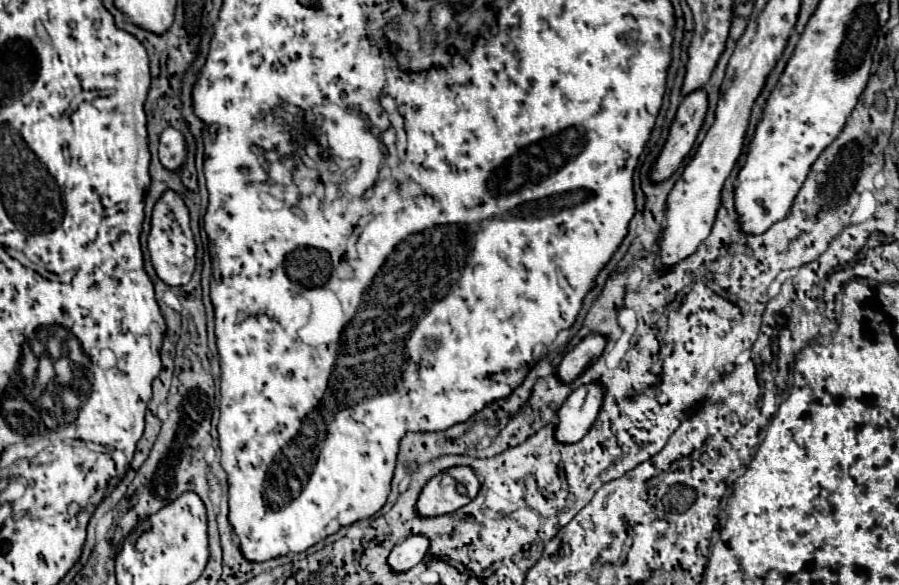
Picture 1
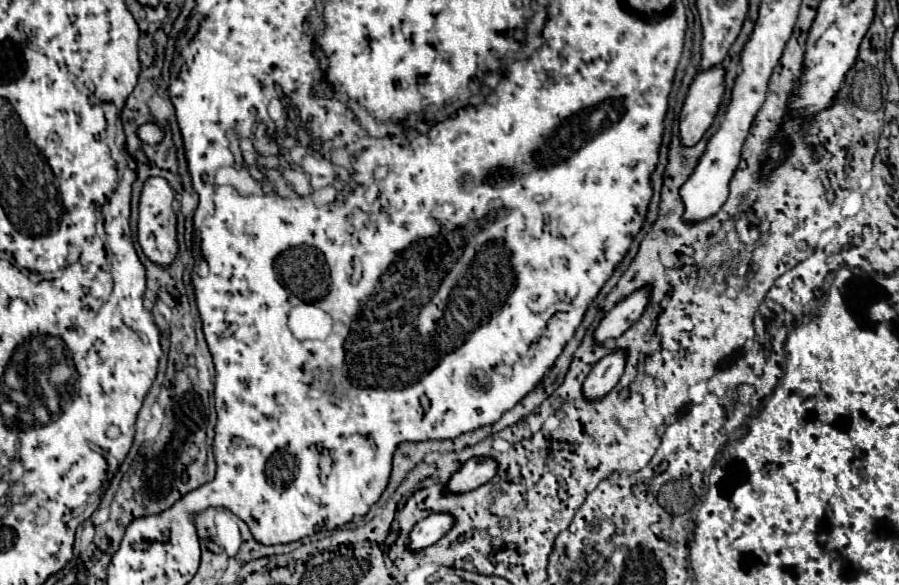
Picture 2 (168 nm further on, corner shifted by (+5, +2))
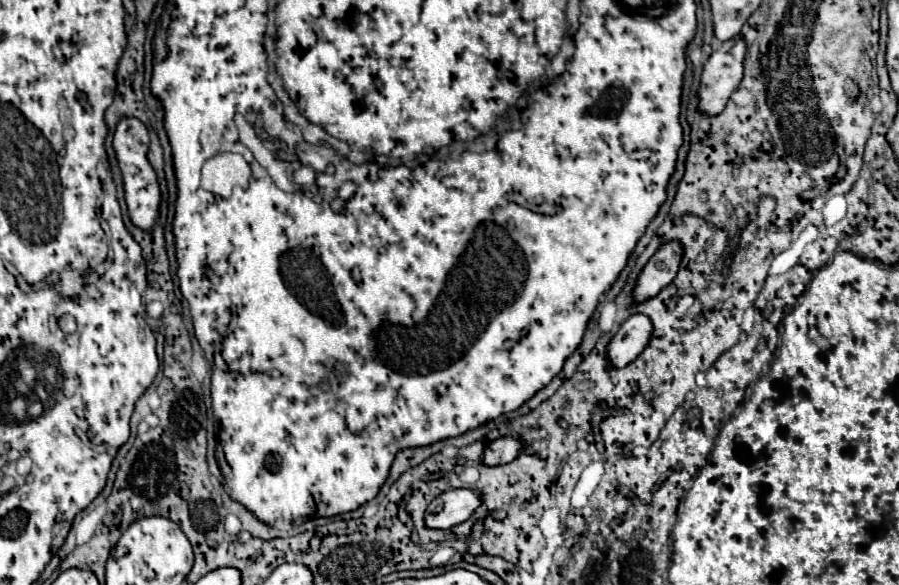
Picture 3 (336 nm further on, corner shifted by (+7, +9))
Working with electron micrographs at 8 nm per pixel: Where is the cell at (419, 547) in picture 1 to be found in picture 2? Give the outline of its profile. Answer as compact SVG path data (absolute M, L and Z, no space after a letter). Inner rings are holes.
M433 512L425 520L417 522L411 536L409 536L409 548L421 550L437 540L441 540L455 524L455 518L449 512Z

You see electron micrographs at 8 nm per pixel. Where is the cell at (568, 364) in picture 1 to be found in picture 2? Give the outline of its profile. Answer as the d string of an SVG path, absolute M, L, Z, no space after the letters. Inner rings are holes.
M643 286L629 294L625 300L621 300L599 324L595 330L595 340L603 344L609 338L619 338L625 330L629 330L643 314L651 298L651 286Z

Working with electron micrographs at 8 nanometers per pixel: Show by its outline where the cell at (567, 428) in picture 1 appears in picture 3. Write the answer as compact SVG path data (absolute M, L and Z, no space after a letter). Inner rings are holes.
M631 315L615 333L607 345L607 359L611 369L621 369L635 361L639 353L647 347L651 337L651 321L645 315Z

